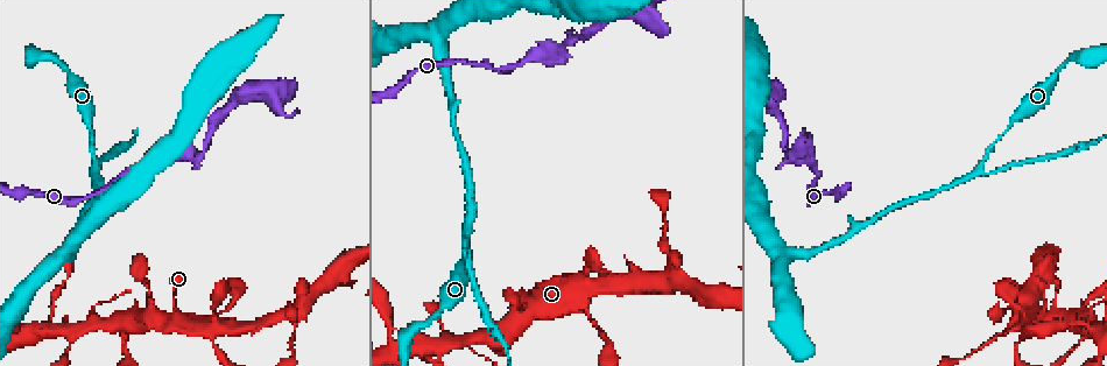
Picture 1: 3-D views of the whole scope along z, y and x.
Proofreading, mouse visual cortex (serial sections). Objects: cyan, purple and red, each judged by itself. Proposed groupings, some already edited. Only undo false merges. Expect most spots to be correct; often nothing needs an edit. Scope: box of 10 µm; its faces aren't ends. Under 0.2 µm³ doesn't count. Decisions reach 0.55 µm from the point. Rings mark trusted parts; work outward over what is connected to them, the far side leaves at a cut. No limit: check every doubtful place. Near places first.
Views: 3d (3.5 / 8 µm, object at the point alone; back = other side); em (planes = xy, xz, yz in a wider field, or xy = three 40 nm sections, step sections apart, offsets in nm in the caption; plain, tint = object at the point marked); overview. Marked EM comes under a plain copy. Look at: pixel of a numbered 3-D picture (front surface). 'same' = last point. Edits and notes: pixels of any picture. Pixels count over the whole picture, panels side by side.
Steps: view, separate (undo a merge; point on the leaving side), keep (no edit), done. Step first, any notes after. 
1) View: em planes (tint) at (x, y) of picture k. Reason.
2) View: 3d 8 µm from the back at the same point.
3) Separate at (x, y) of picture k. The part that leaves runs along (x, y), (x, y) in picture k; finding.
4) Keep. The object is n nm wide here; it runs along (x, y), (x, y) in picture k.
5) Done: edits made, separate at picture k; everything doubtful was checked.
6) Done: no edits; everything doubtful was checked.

View: 3d 3.5 µm from the back at (570, 42) of picture 1. Abrupt turn.

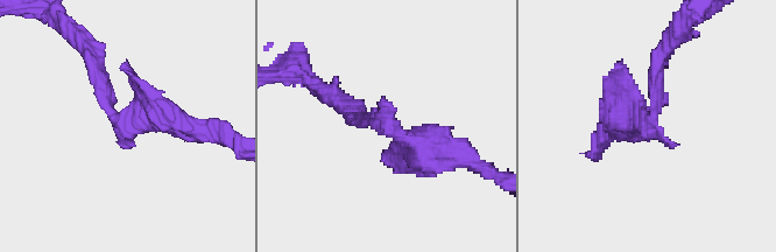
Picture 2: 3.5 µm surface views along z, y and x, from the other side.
View: em xy step 3 (tint) at (381, 125) of picture 2.

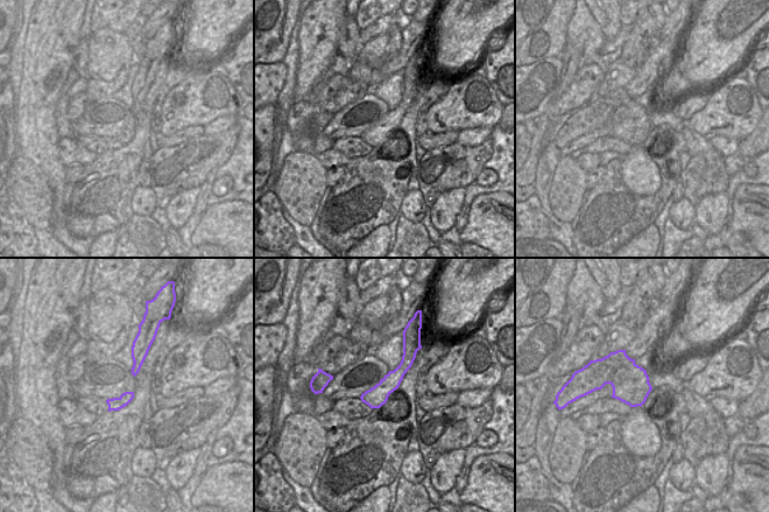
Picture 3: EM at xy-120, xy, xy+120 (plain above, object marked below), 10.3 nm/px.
Keep. All the same cell.

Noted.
View: 3d 3.5 µm at (669, 273) of picture 1. Small branch off a trunk.

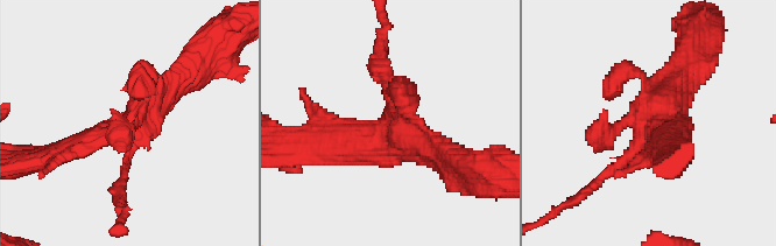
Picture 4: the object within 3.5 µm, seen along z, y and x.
Keep. It runs along (60, 154), (127, 132), (181, 75) in picture 4; all the same cell.

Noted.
View: 3d 3.5 µm at (469, 229) of picture 1. Arms part here.

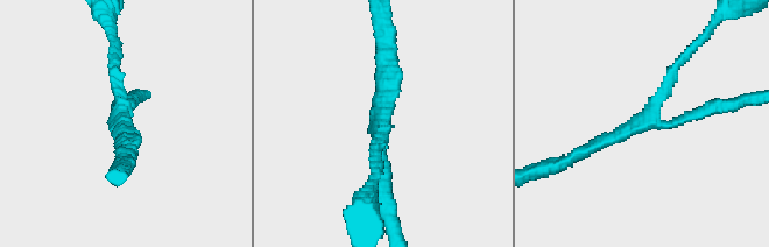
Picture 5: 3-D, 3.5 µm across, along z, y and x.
View: em xy step 5 (tint) at (383, 127) of picture 5. Need the tissue.

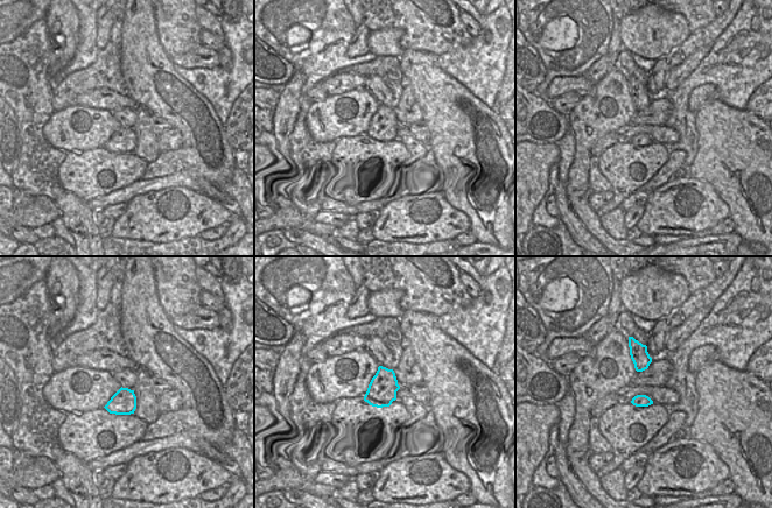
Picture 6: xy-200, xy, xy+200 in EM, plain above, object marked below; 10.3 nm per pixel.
View: em xy step 3 (tint) at the same point. Another direction.

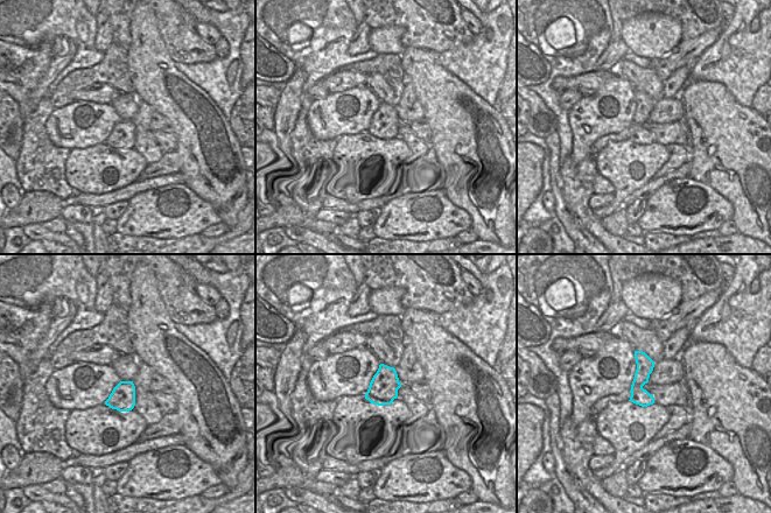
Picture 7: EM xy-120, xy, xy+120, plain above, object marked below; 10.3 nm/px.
Keep. All the same cell.

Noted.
Done: no edits; everything doubtful was checked.

